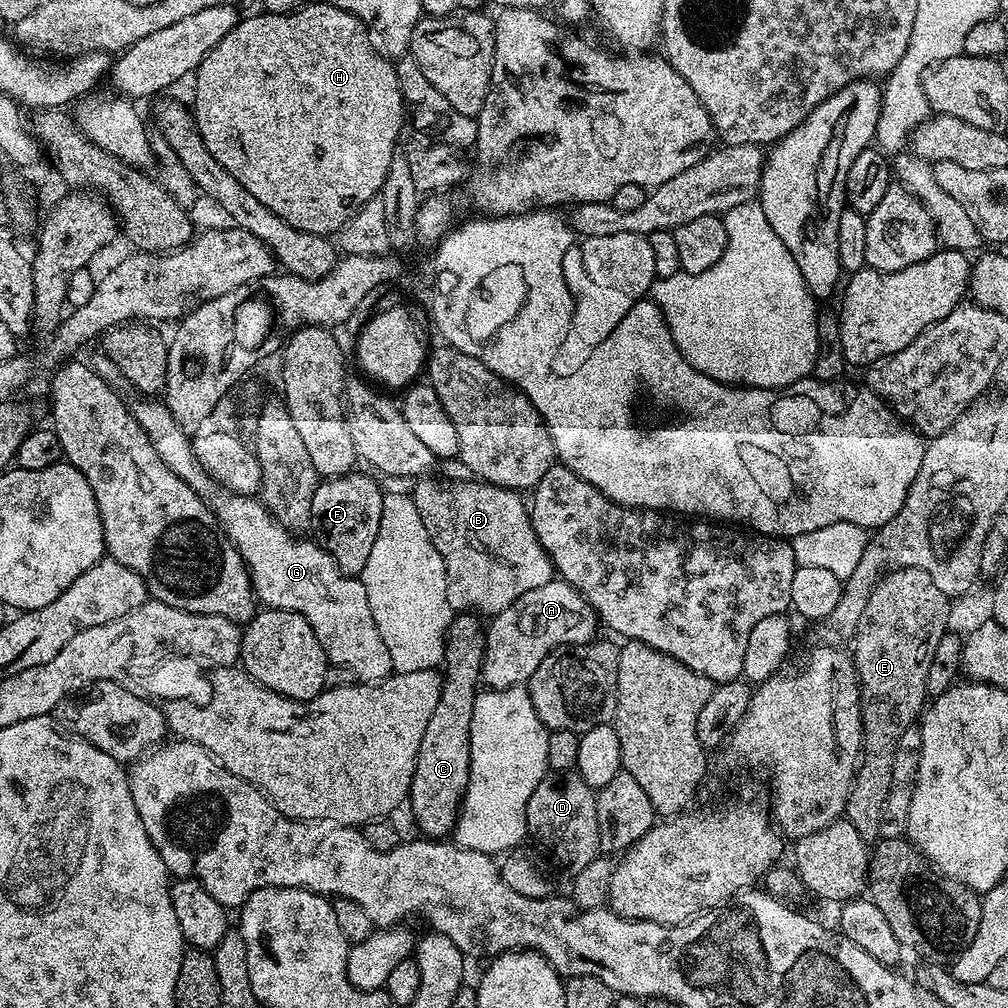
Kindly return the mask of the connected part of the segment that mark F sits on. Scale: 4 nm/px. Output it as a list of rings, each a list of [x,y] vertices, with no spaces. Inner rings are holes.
[[[353,470],[344,476],[321,479],[310,502],[311,535],[320,547],[327,550],[330,558],[338,562],[338,570],[347,576],[359,577],[363,573],[366,558],[370,558],[370,549],[374,546],[374,538],[378,538],[385,493],[380,492],[376,485],[377,477],[372,476],[363,476],[360,470]]]

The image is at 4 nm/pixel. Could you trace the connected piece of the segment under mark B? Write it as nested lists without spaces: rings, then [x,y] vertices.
[[[420,478],[410,489],[414,506],[422,514],[422,526],[434,542],[438,554],[442,554],[446,566],[446,602],[450,602],[453,613],[475,612],[484,618],[491,618],[506,606],[510,606],[522,594],[537,586],[546,586],[554,579],[552,559],[538,542],[529,505],[519,491],[499,488],[497,484],[485,484],[475,478],[456,480],[453,484],[439,484],[433,478]]]

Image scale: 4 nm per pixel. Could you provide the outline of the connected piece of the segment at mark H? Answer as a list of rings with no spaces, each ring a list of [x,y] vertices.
[[[326,2],[305,3],[290,14],[261,11],[259,15],[245,15],[241,18],[234,30],[230,30],[230,34],[226,34],[226,38],[222,38],[222,42],[218,42],[218,46],[214,46],[214,50],[210,50],[210,54],[206,54],[206,58],[202,58],[197,66],[194,73],[196,125],[202,134],[202,142],[206,142],[206,150],[210,150],[210,154],[214,154],[214,158],[218,158],[218,162],[222,162],[222,166],[226,166],[226,170],[230,170],[230,174],[234,174],[234,178],[238,178],[238,182],[242,182],[242,186],[246,186],[246,190],[250,190],[250,194],[254,194],[254,198],[262,202],[262,206],[270,206],[274,214],[278,214],[298,230],[331,237],[339,233],[340,227],[359,208],[366,206],[366,202],[379,197],[382,182],[386,182],[386,170],[390,170],[390,158],[394,158],[398,151],[399,144],[396,143],[400,140],[400,131],[404,124],[406,128],[406,109],[402,90],[398,86],[396,66],[372,44],[366,25],[357,16],[338,6],[330,6]]]

